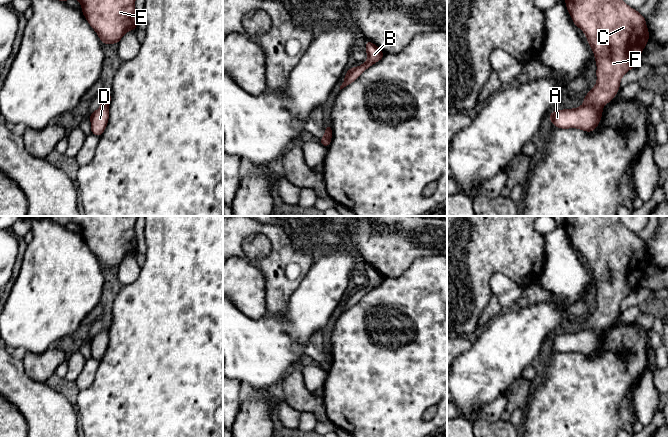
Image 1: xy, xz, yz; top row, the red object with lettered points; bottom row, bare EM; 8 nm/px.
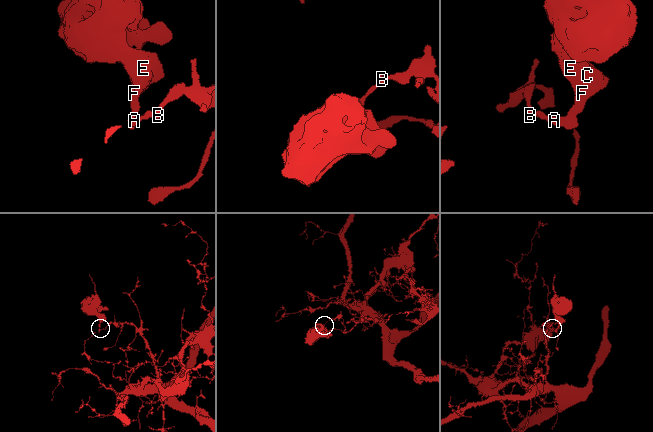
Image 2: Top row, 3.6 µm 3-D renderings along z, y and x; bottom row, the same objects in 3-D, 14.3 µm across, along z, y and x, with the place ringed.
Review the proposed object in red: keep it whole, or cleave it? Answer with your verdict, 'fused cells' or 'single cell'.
fused cells

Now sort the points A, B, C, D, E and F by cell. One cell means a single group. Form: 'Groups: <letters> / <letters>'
Groups: A B D / C E F

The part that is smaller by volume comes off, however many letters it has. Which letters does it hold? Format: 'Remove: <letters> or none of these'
Remove: C, E, F

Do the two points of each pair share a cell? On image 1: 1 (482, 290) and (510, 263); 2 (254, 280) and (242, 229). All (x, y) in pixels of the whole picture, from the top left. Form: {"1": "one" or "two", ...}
{"1": "one", "2": "two"}

